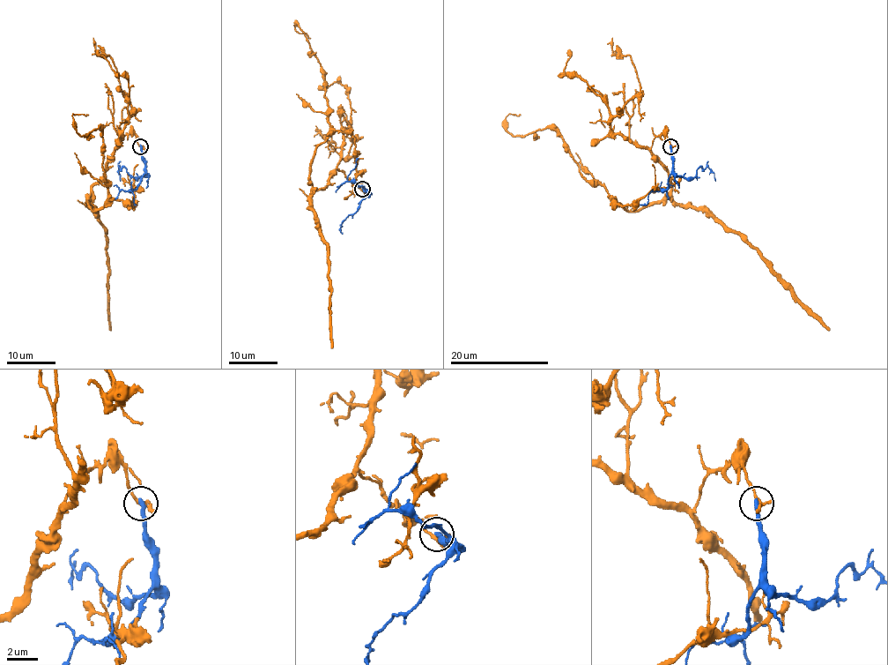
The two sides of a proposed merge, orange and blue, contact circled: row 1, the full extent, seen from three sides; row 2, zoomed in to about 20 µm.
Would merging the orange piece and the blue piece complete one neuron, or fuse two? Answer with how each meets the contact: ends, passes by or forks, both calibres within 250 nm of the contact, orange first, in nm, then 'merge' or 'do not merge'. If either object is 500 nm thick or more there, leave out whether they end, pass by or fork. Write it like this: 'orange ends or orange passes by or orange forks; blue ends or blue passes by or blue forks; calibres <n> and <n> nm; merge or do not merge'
orange ends; blue ends; calibres 320 and 320 nm; do not merge

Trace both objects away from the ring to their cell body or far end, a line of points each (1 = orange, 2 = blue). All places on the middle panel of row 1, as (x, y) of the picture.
1: (362, 189), (336, 170), (313, 190), (309, 165), (327, 138), (329, 108), (321, 63), (294, 25), (310, 39)
2: (362, 189), (367, 193), (356, 211), (341, 224), (343, 234)

